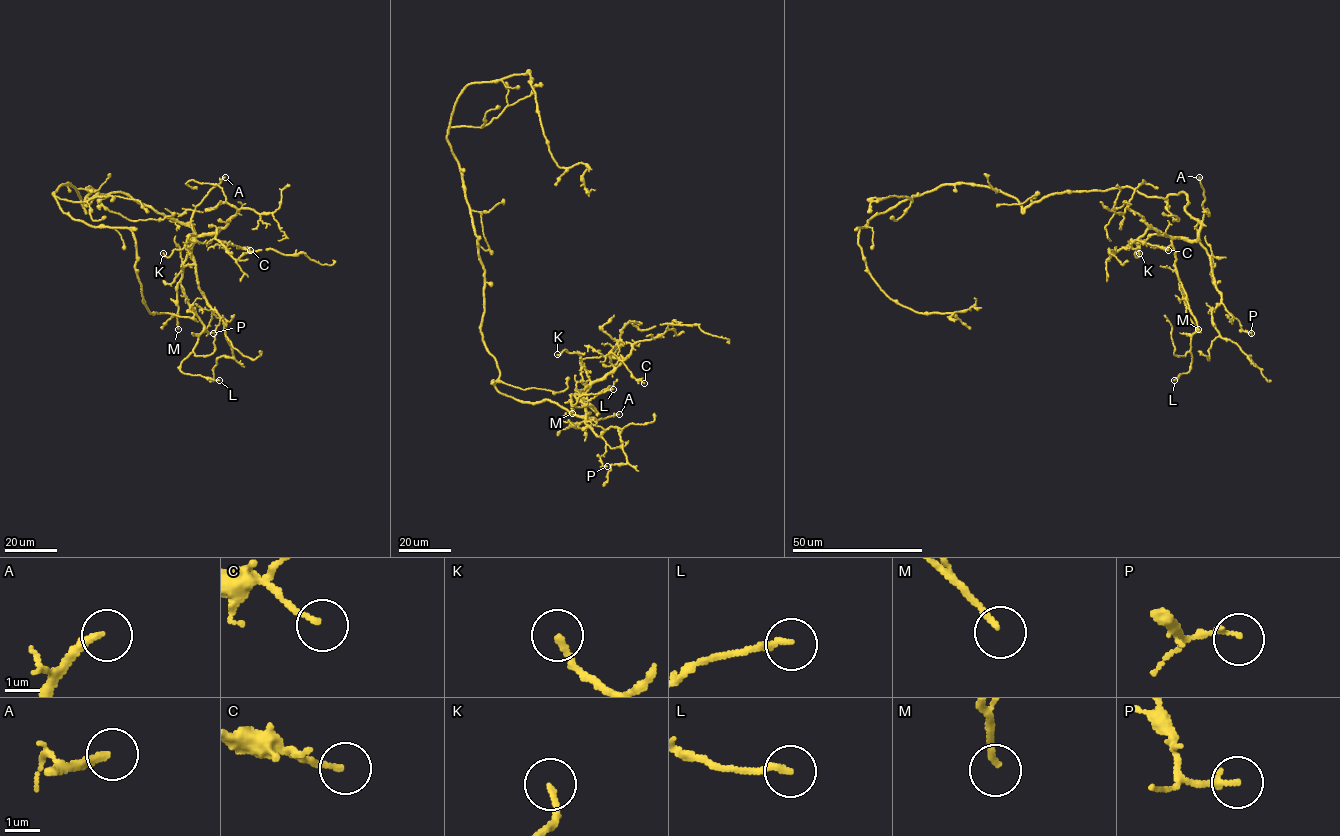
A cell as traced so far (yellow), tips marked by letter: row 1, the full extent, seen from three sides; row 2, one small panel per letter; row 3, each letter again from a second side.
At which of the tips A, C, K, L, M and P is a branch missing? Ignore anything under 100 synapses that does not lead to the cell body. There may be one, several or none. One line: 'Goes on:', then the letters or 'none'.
Goes on: A

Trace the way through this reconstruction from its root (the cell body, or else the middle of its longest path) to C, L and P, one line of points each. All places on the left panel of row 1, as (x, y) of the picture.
C: (87, 197), (89, 187), (102, 198), (121, 192), (187, 224), (190, 240), (219, 228), (217, 240), (250, 250)
L: (87, 197), (89, 187), (102, 198), (121, 192), (192, 229), (181, 285), (204, 330), (180, 370), (219, 380)
P: (87, 197), (89, 187), (102, 198), (121, 192), (192, 229), (197, 283), (212, 311), (206, 330), (213, 333)

